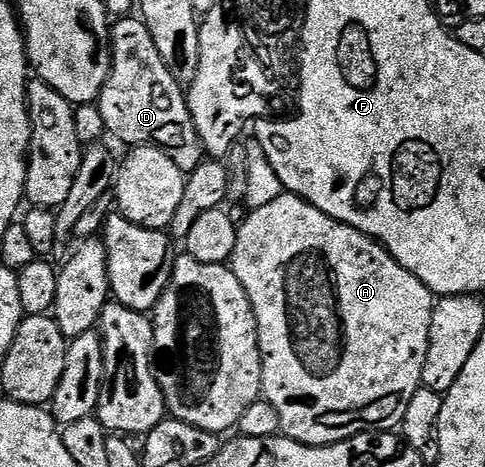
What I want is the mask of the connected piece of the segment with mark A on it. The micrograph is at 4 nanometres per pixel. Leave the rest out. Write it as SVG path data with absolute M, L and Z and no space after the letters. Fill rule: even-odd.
M283 193L270 202L270 205L249 210L246 215L248 216L245 217L244 223L242 219L236 233L230 266L238 281L242 281L242 289L246 289L252 302L260 342L264 382L262 395L270 405L274 405L274 409L278 409L281 432L287 438L304 443L308 447L326 447L329 443L340 443L344 439L352 439L355 435L363 435L373 429L379 429L384 433L395 432L404 422L410 397L414 397L416 390L422 386L420 378L426 365L426 349L430 345L430 321L434 306L432 291L425 283L418 281L414 273L410 273L400 264L384 244L376 242L350 225L330 218L296 195Z

